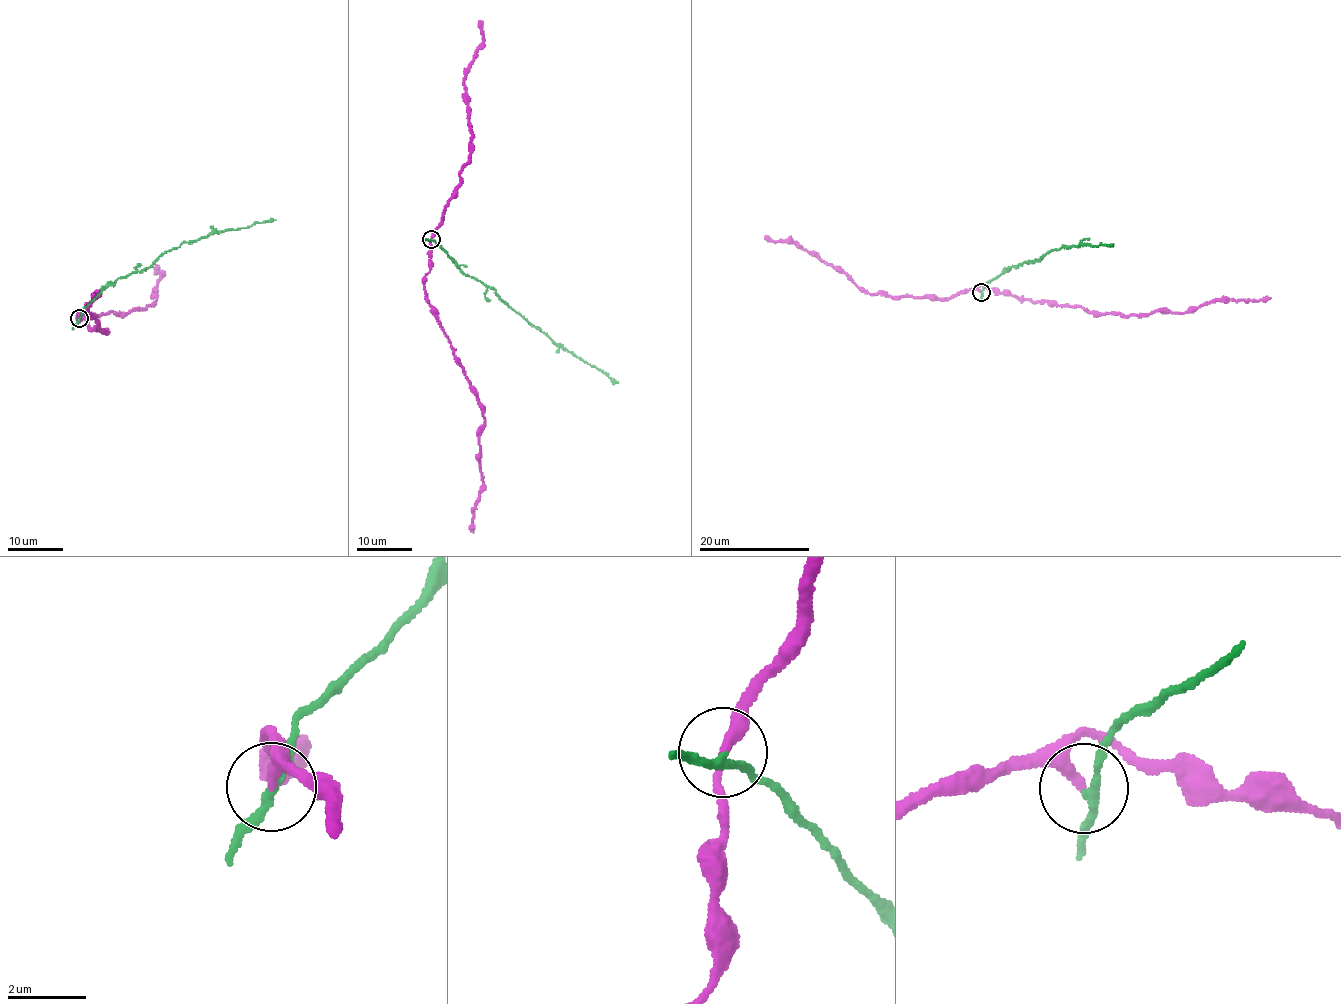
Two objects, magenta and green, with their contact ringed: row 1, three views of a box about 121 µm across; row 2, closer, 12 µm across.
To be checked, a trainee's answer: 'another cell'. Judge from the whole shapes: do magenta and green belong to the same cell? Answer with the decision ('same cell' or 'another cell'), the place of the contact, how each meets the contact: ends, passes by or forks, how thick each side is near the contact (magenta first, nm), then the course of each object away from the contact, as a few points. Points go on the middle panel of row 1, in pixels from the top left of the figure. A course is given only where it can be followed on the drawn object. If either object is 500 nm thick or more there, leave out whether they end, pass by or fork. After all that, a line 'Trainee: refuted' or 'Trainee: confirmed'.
another cell; at (431, 239); magenta ends there; green passes by; 280 nm thick on the magenta side, 200 nm on the other; magenta runs (431, 239), (426, 302), (485, 420), (479, 436), (482, 491), (474, 510), (473, 533); green runs (431, 239), (460, 269), (493, 288), (498, 297), (559, 345), (618, 383)
Trainee: confirmed

